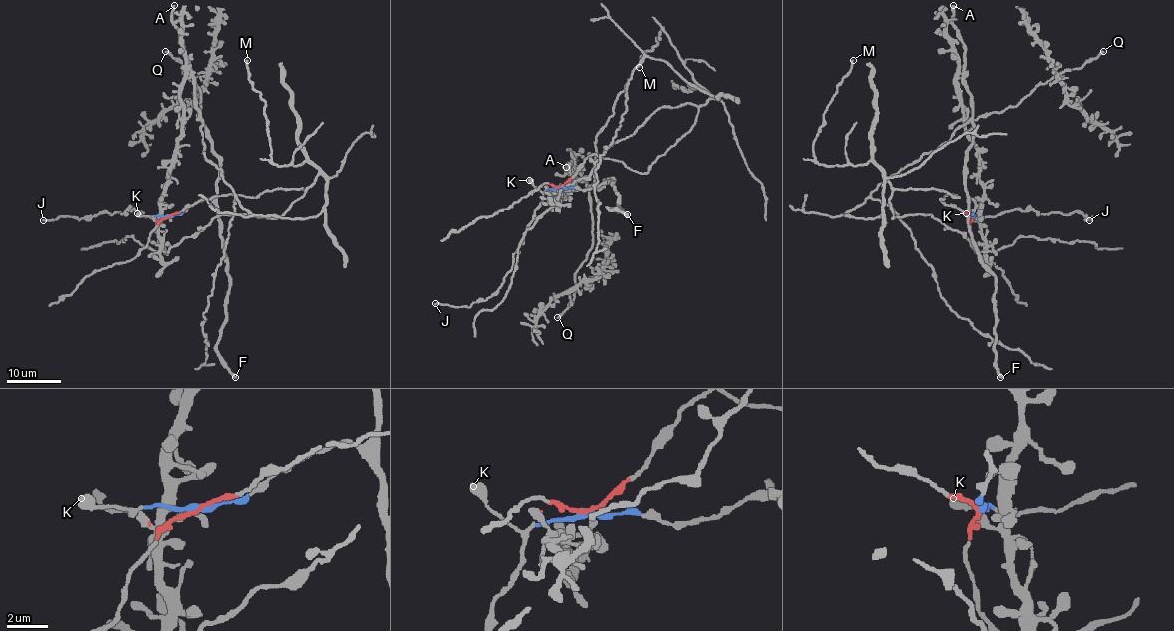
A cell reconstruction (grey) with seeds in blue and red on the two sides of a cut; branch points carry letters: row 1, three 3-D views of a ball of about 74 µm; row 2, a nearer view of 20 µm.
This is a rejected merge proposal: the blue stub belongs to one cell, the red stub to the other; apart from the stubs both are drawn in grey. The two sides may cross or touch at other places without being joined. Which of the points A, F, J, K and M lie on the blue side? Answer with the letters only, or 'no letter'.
A, F, J, K

